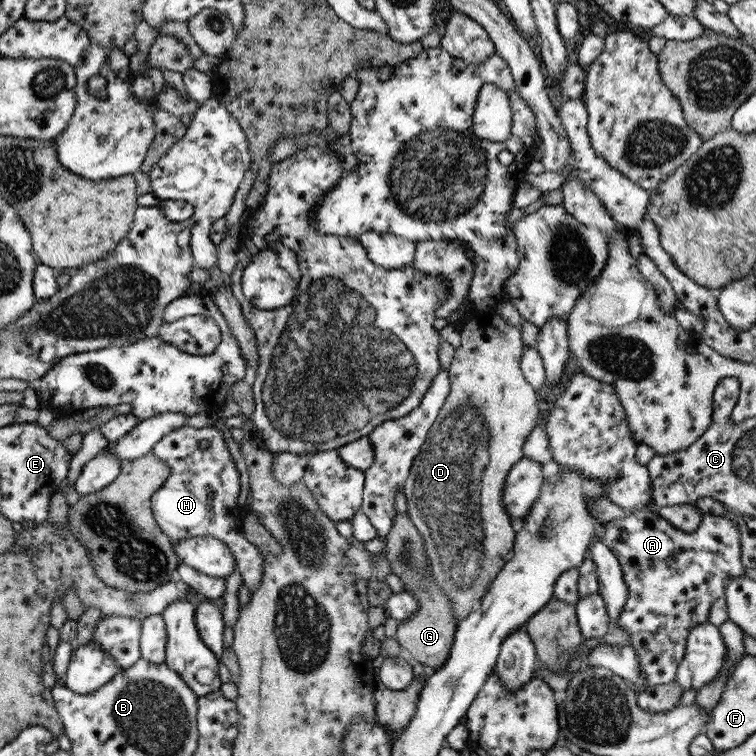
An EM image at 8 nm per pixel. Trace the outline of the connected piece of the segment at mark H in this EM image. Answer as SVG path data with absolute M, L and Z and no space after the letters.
M187 425L166 434L152 451L160 461L170 465L170 476L151 499L152 512L158 526L172 542L196 536L212 536L224 542L235 558L244 586L250 594L254 594L262 584L264 555L238 528L238 516L244 514L244 510L250 510L248 507L238 508L240 472L236 469L234 457L230 455L221 429L214 426L196 429Z

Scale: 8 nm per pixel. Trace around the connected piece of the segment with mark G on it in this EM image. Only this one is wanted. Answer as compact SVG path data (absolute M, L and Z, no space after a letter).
M407 513L396 515L386 540L386 558L392 575L400 576L406 590L418 601L416 614L398 623L395 639L406 655L422 662L429 671L434 671L442 667L450 655L458 620L452 614L452 604L446 594L442 594L442 590L434 584L434 578L428 576L428 566L424 562L424 540Z

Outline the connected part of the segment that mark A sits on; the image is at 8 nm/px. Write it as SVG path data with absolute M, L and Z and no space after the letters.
M643 510L608 522L605 526L602 540L603 543L612 550L612 553L618 557L618 561L620 561L620 566L622 567L622 573L624 573L623 577L624 581L626 581L626 588L628 589L628 598L626 598L626 604L622 608L622 614L620 614L616 626L624 628L630 633L630 646L636 652L636 655L638 655L642 673L644 673L644 677L646 677L646 684L644 684L644 686L668 684L676 680L678 665L686 653L686 638L688 638L688 634L690 634L690 628L692 628L692 626L698 626L698 624L702 624L702 622L709 622L707 618L708 614L710 614L710 608L712 608L712 602L718 600L720 597L724 597L726 580L730 580L730 578L742 578L742 576L744 576L744 566L741 561L740 529L738 529L738 525L734 525L734 521L732 521L730 517L709 515L706 513L703 515L702 522L698 525L698 529L690 532L682 531L682 529L678 529L678 527L670 524L662 515Z

